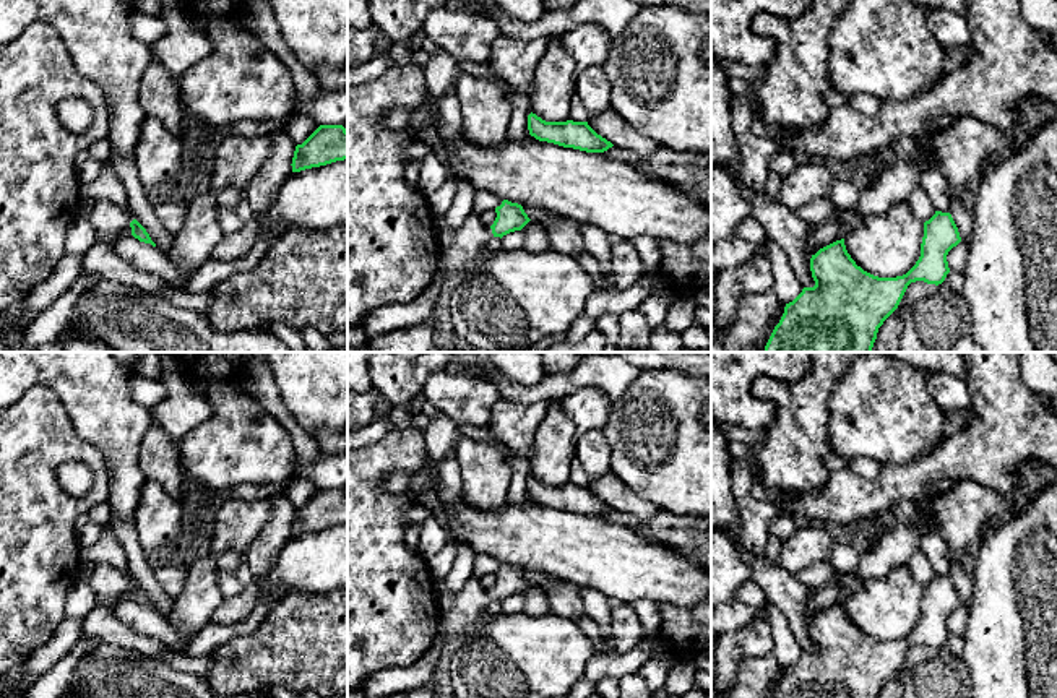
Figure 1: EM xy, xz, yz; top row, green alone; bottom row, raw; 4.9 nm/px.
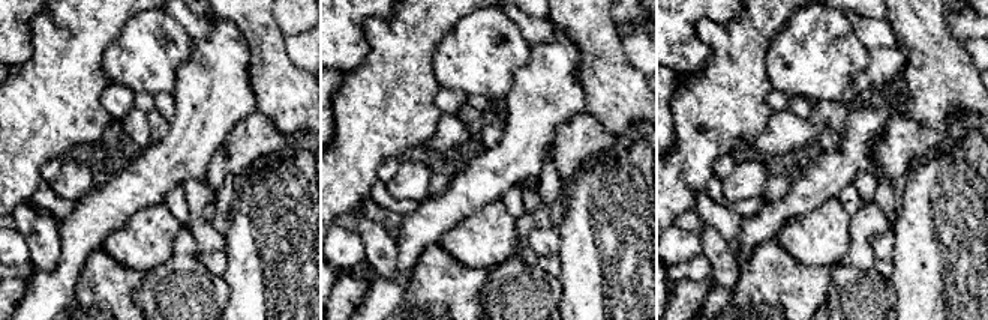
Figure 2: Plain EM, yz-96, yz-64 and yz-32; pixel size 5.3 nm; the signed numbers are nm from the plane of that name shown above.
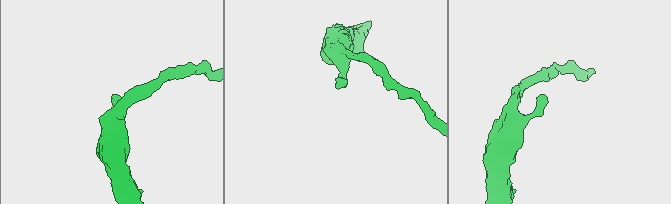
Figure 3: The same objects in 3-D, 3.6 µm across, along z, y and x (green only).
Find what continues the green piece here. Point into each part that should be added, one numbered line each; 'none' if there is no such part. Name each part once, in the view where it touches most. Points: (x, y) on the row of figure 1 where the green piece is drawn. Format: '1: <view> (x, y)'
1: xz (468, 245)

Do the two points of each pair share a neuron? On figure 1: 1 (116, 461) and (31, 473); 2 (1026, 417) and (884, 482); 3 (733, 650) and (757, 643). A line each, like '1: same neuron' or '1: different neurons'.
1: different neurons
2: same neuron
3: same neuron

